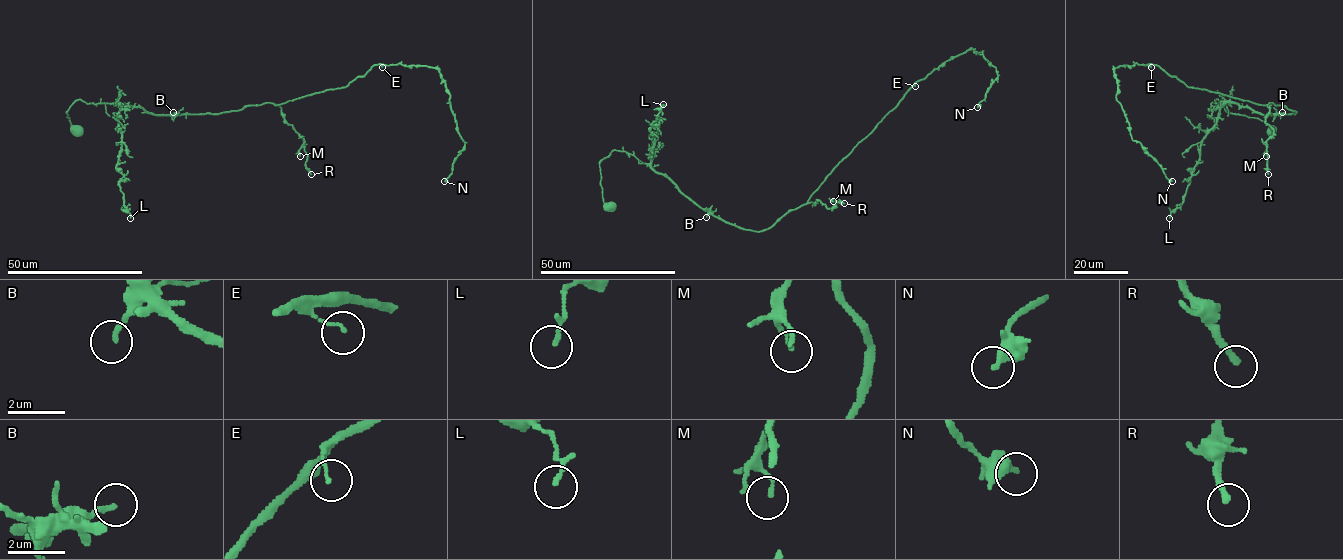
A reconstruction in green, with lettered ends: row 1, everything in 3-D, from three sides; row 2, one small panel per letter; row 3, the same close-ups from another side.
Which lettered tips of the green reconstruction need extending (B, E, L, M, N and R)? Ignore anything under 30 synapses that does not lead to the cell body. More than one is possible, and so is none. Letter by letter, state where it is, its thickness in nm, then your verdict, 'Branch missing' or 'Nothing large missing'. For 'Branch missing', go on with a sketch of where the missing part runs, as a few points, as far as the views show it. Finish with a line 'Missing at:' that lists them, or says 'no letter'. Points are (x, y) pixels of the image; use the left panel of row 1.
B: Place: (173, 112). Thickness 170 nm. Nothing large missing
E: Place: (382, 67). Thickness 100 nm. Nothing large missing
L: Place: (130, 218). Thickness 90 nm. Nothing large missing
M: Place: (300, 156). Thickness 120 nm. Nothing large missing
N: Place: (444, 181). Thickness 280 nm. Nothing large missing
R: Place: (311, 174). Thickness 240 nm. Branch missing. Course of what is missing: (311, 174), (309, 201), (320, 230), (328, 235), (332, 229), (324, 206)
Missing at: R

